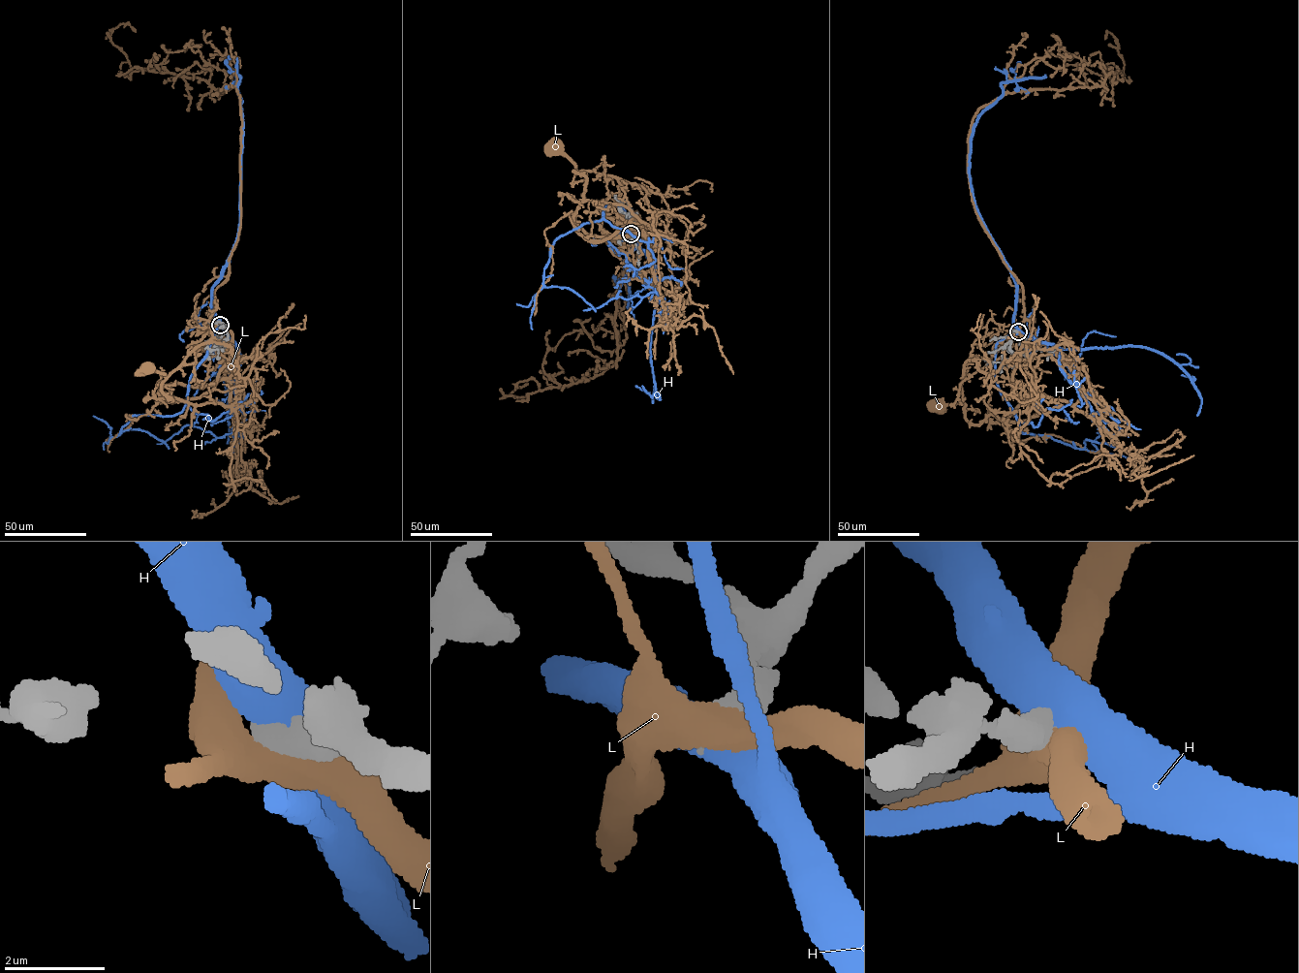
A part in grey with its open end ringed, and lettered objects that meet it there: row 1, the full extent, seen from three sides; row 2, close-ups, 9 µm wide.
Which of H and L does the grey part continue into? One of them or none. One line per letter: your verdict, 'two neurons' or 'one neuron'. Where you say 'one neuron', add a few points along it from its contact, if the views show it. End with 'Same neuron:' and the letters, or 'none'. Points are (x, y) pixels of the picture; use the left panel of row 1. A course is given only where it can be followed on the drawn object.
H: two neurons
L: two neurons
Same neuron: none

